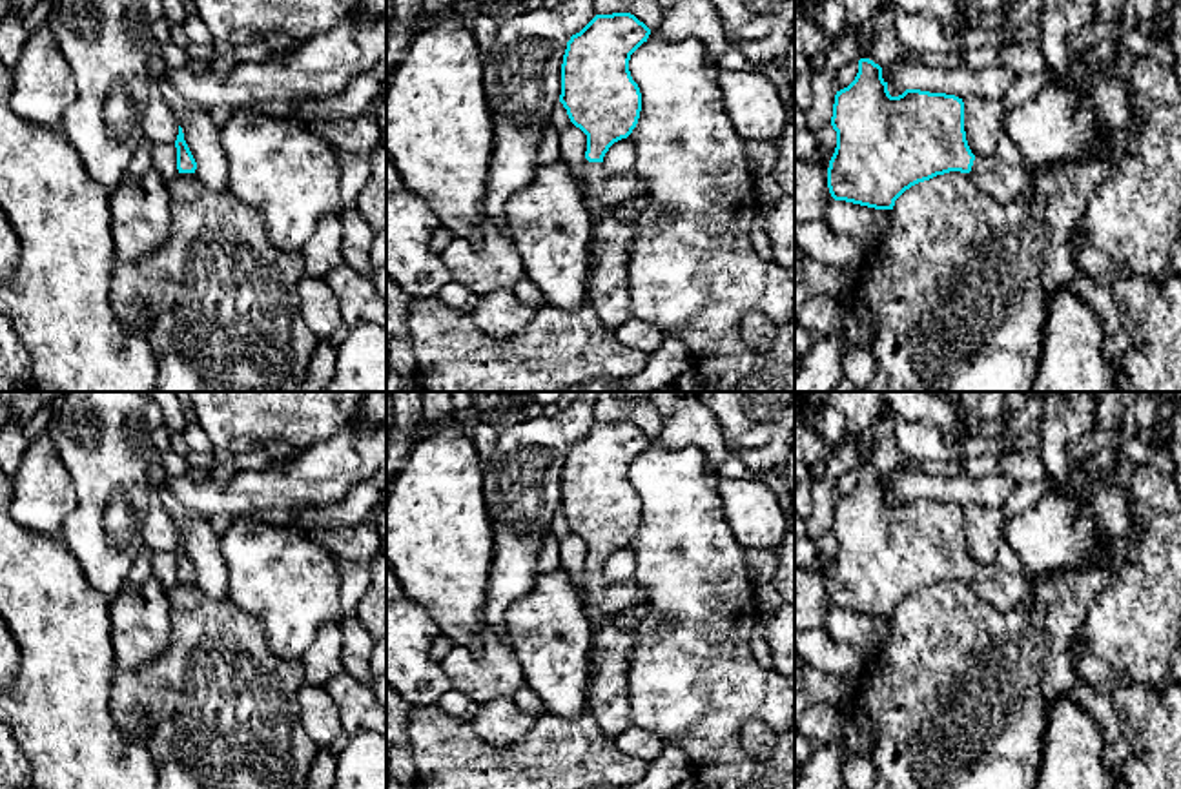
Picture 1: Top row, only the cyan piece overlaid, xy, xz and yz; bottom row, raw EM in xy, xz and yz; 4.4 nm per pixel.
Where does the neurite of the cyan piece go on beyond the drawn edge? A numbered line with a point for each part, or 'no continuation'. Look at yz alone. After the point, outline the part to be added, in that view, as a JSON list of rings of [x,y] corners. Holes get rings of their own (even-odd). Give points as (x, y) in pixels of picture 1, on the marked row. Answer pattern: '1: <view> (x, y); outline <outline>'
1: yz (1005, 183); outline [[[975,157],[970,177],[988,197],[999,202],[1021,200],[1033,193],[1033,184],[1022,164],[1006,164],[995,157]]]

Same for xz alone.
1: xz (600, 186); outline [[[585,162],[581,182],[585,186],[585,204],[594,211],[594,204],[620,206],[632,197],[647,195],[645,180],[636,169],[621,175],[609,173],[601,162]]]

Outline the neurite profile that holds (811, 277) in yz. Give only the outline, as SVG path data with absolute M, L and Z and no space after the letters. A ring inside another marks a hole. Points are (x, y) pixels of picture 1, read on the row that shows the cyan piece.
M795 241L795 313L813 295L827 293L844 299L847 275L811 259Z

